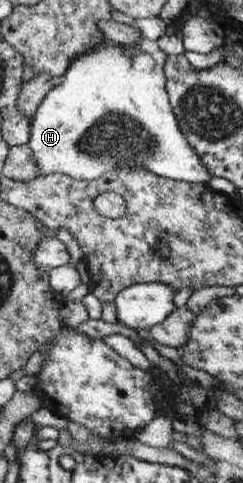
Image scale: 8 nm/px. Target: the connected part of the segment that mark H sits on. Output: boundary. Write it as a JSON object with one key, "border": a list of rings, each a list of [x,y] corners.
{"border":[[[106,40],[98,49],[80,53],[70,61],[66,73],[56,80],[52,89],[40,101],[31,117],[30,135],[26,143],[32,151],[33,163],[40,171],[39,176],[58,173],[76,180],[92,180],[115,168],[128,171],[136,166],[158,177],[206,185],[211,176],[198,154],[180,133],[168,101],[166,79],[162,72],[167,55],[156,49],[155,53],[140,51],[126,57],[123,53],[126,48],[126,45]]]}

